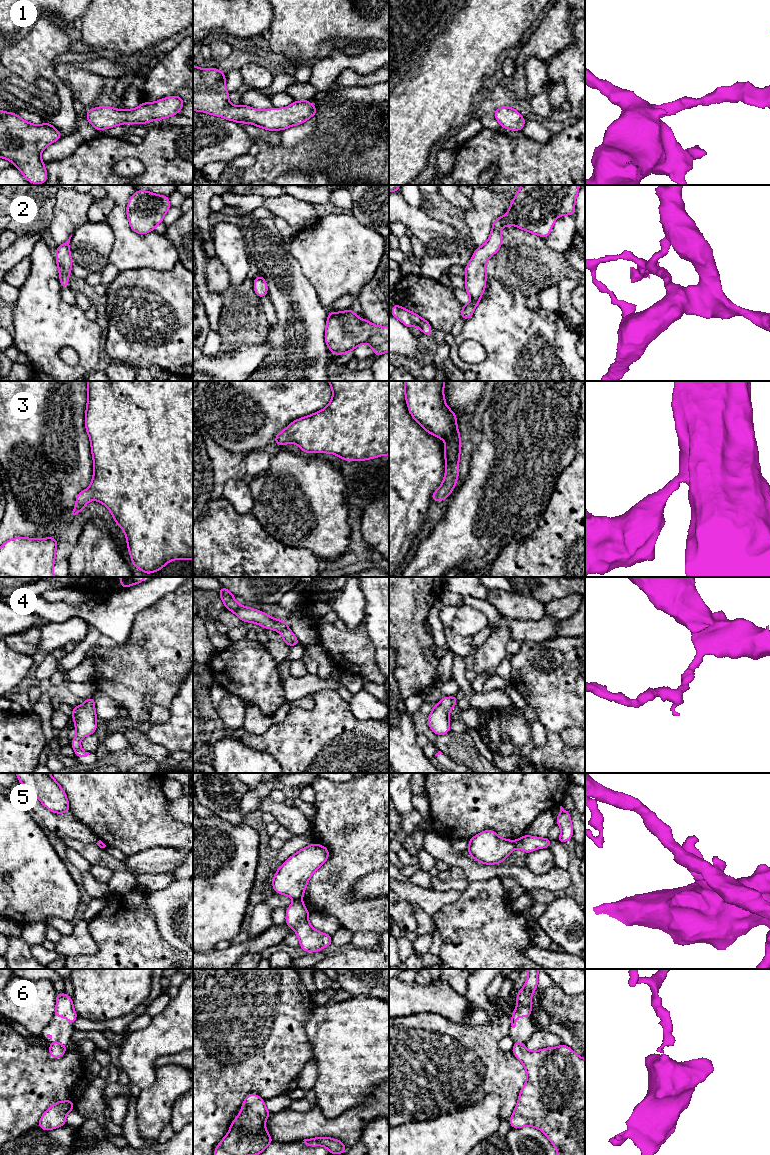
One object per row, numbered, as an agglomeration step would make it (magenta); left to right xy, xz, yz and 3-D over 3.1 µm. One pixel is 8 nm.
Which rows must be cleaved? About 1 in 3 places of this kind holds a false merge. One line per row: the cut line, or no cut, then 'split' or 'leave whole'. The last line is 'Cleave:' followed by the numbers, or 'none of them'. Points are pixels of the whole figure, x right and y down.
1: no cut | leave whole
2: no cut | leave whole
3: no cut | leave whole
4: no cut | leave whole
5: yz (514, 841), (516, 847) | split
6: no cut | leave whole
Cleave: 5

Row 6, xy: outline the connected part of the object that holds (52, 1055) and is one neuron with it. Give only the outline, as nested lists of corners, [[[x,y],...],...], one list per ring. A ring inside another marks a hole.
[[[52,1041],[49,1046],[50,1058],[63,1057],[66,1050],[67,1050],[67,1045],[64,1045],[57,1041]]]

